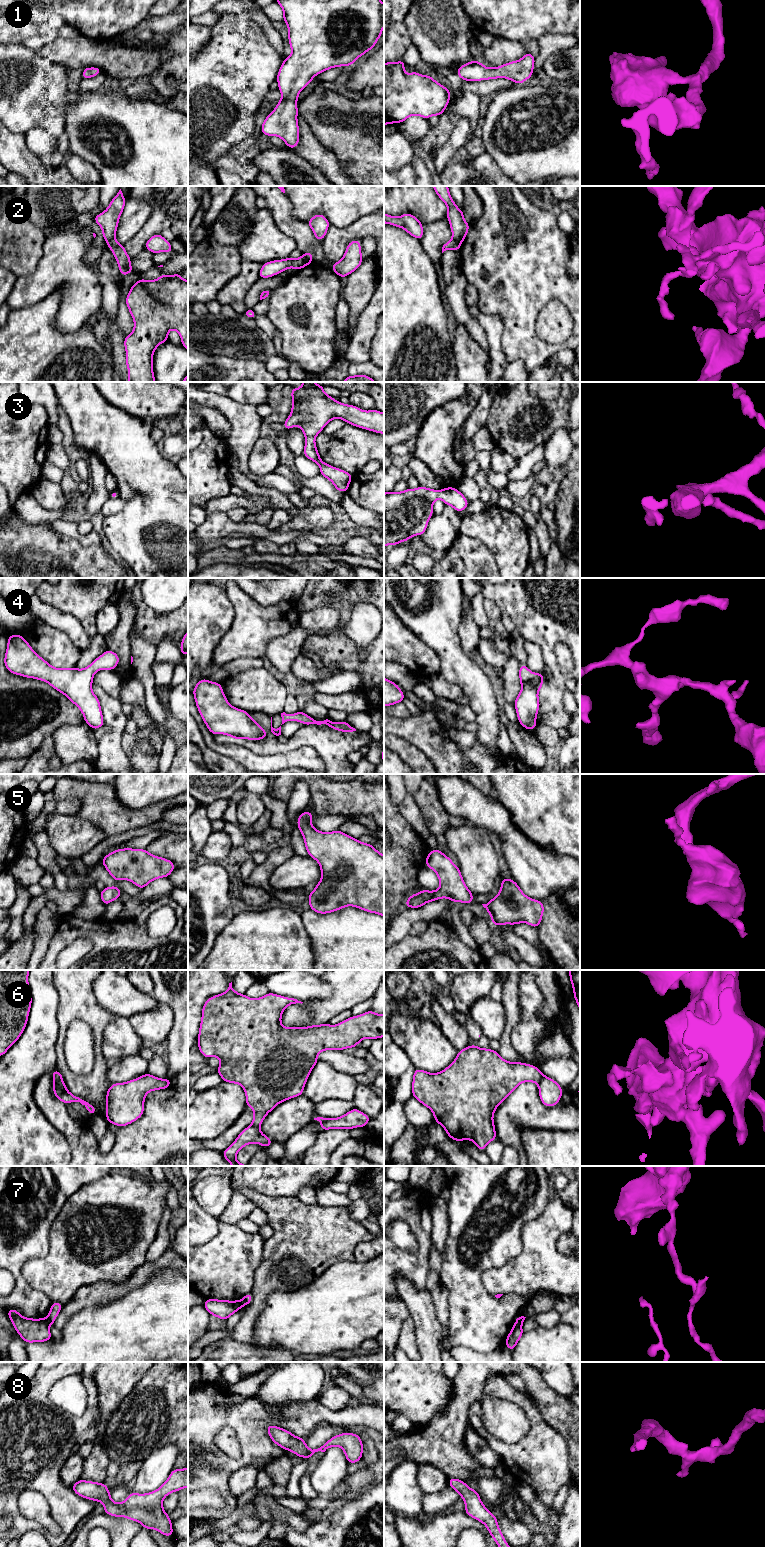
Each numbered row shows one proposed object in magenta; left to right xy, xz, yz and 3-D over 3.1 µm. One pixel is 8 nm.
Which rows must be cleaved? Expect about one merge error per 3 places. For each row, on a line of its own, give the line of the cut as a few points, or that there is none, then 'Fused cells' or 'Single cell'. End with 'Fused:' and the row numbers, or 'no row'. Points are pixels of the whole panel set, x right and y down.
1: No split. Single cell
2: Split along xy (114, 238), (107, 242). Fused cells
3: No split. Single cell
4: No split. Single cell
5: No split. Single cell
6: No split. Single cell
7: Split along xy (46, 1318), (49, 1324). Fused cells
8: No split. Single cell
Fused: 2, 7

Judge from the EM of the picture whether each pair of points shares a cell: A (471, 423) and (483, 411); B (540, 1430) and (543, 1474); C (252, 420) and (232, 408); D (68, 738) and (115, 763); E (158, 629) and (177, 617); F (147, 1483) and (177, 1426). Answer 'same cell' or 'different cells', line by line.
A: same cell
B: same cell
C: same cell
D: different cells
E: same cell
F: different cells

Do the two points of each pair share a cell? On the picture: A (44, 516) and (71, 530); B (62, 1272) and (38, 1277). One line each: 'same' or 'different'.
A: different
B: same

